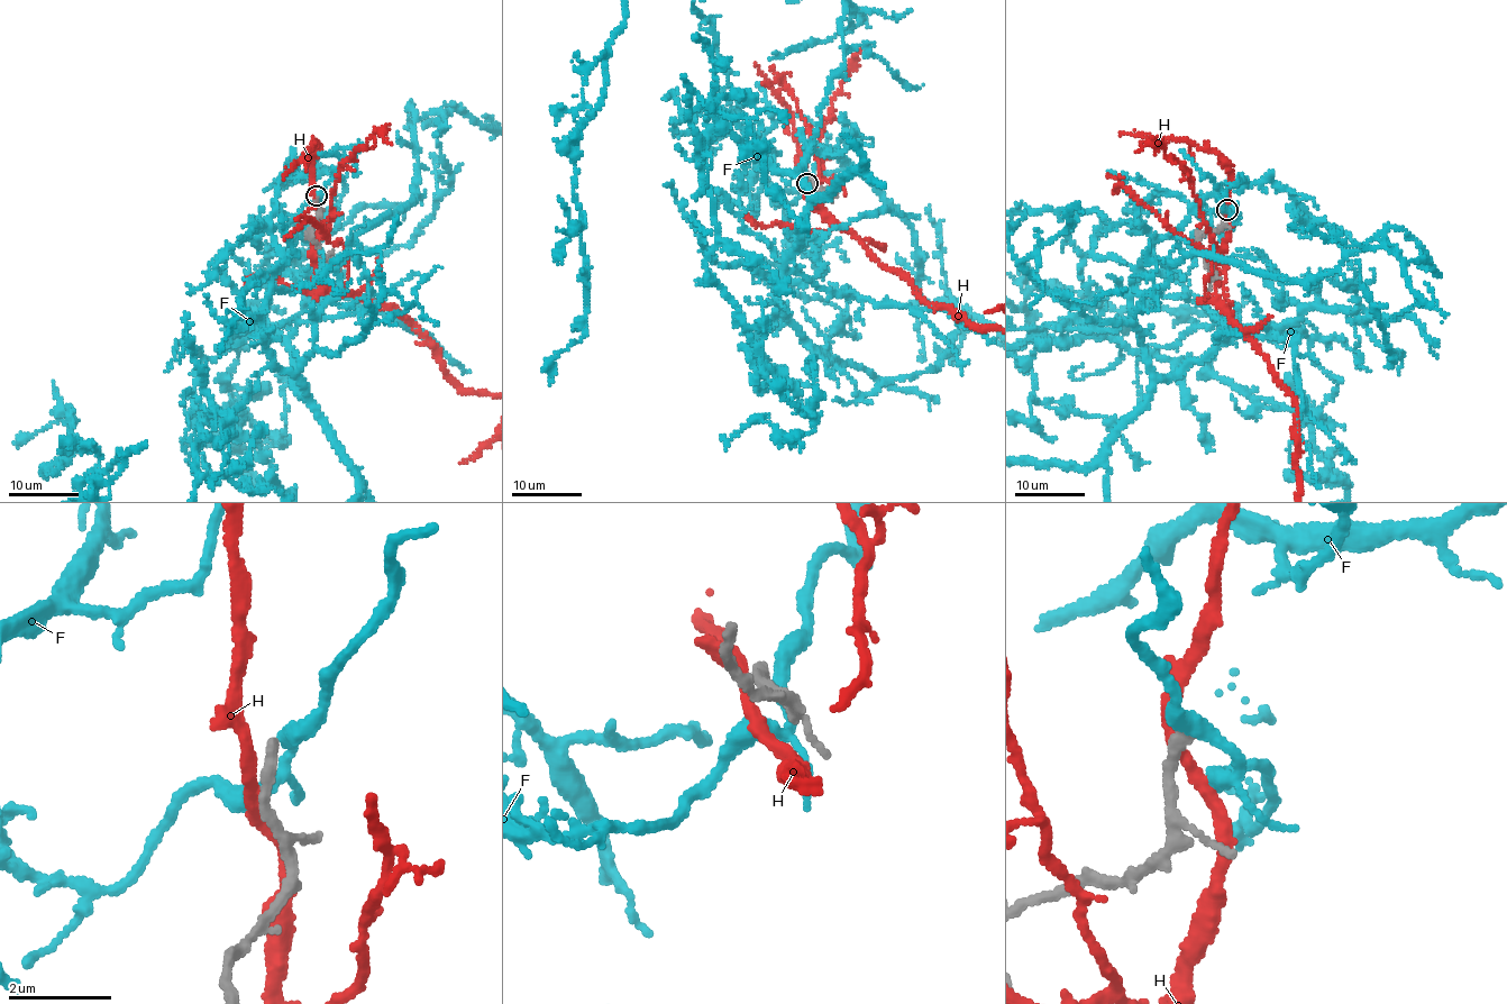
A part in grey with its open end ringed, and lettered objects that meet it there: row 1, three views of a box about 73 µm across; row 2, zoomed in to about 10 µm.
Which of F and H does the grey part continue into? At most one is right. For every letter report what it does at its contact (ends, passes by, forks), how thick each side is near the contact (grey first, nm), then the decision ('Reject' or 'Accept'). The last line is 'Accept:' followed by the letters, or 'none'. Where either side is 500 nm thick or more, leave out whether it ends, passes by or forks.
F: It passes by. Thickness 240 nm (grey) against 280 nm. Reject
H: It passes by. Thickness 320 nm (grey) against 240 nm. Reject
Accept: none

